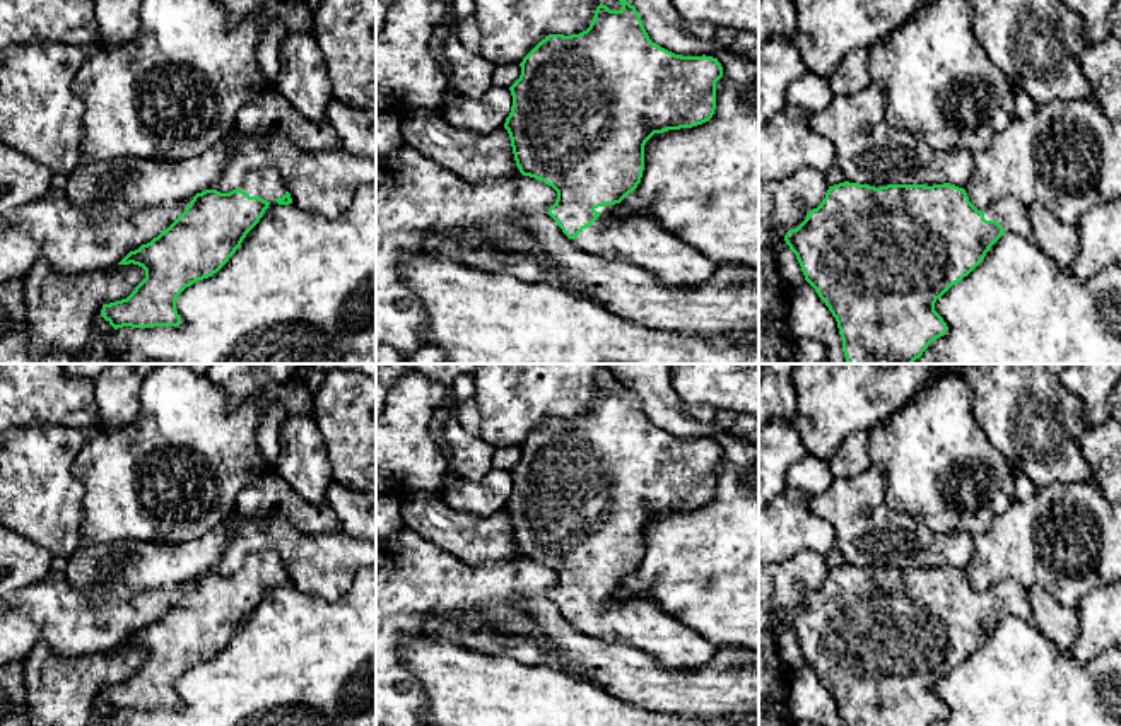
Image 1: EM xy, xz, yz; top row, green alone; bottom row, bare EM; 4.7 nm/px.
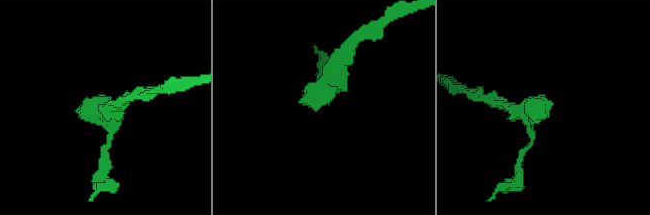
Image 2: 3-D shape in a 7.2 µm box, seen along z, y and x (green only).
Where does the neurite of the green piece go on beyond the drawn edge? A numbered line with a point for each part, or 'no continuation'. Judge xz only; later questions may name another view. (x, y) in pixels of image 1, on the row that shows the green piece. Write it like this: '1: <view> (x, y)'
1: xz (639, 240)

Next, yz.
1: yz (1012, 214)

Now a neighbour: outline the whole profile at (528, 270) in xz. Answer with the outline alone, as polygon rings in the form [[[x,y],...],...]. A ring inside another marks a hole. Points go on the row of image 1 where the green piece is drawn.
[[[514,214],[514,222],[542,244],[547,261],[533,261],[502,248],[478,248],[439,232],[426,234],[424,251],[448,256],[475,270],[513,275],[564,289],[567,278],[612,313],[649,328],[713,337],[759,335],[759,270],[719,265],[702,285],[666,287],[643,266],[608,260],[576,246],[547,214]]]

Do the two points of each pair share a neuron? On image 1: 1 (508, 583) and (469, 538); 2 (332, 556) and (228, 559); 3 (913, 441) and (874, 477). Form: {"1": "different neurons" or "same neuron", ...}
{"1": "different neurons", "2": "same neuron", "3": "different neurons"}

